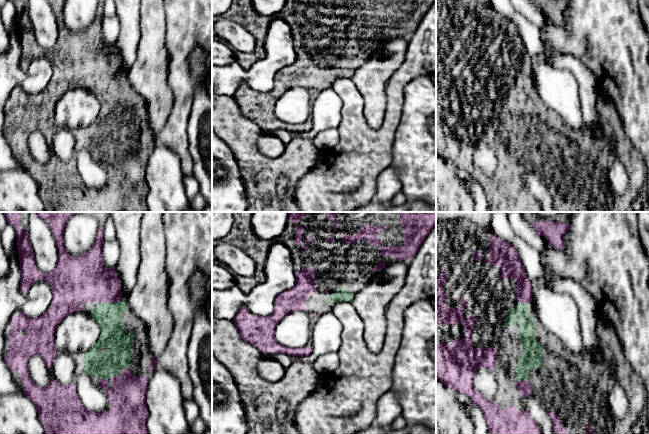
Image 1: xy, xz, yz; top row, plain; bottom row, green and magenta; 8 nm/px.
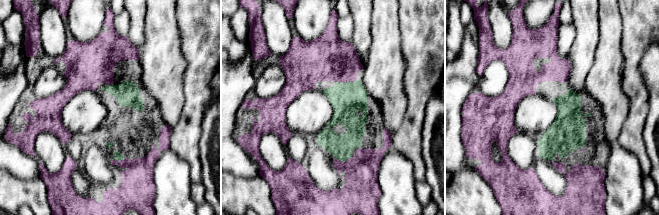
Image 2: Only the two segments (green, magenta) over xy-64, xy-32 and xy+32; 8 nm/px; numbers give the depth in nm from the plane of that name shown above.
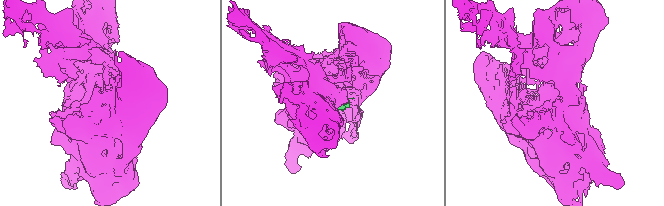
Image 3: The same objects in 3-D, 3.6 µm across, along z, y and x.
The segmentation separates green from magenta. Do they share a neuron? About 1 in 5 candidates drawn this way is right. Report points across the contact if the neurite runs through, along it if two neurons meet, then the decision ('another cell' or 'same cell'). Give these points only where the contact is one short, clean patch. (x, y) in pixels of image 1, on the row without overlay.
same cell

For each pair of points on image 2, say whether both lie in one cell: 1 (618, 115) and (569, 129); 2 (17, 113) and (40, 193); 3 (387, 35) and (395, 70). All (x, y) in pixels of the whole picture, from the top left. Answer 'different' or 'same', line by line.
1: different
2: different
3: same

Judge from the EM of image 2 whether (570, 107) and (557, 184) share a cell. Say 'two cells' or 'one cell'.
one cell

